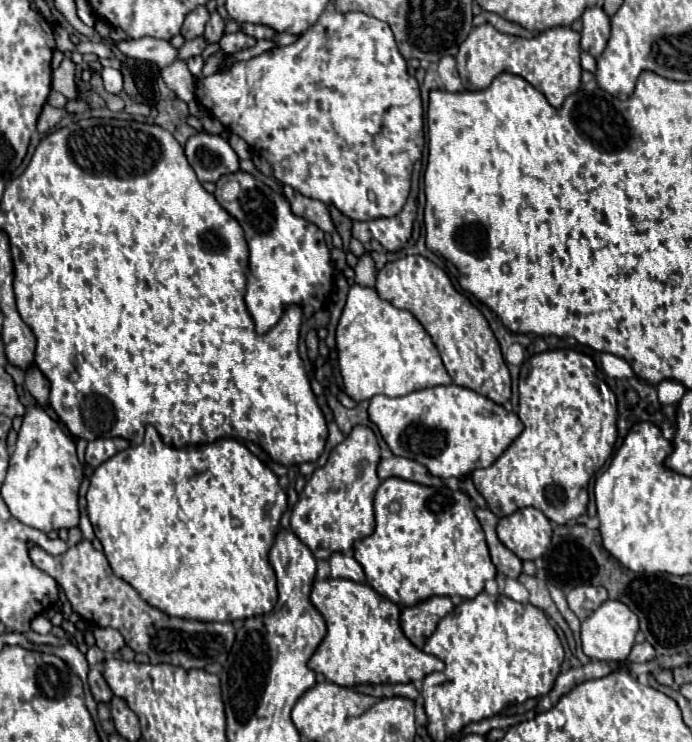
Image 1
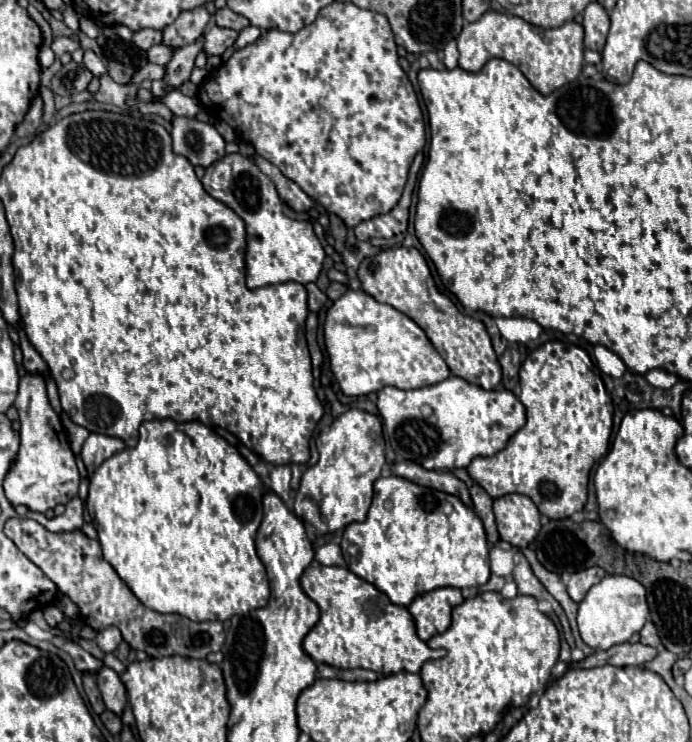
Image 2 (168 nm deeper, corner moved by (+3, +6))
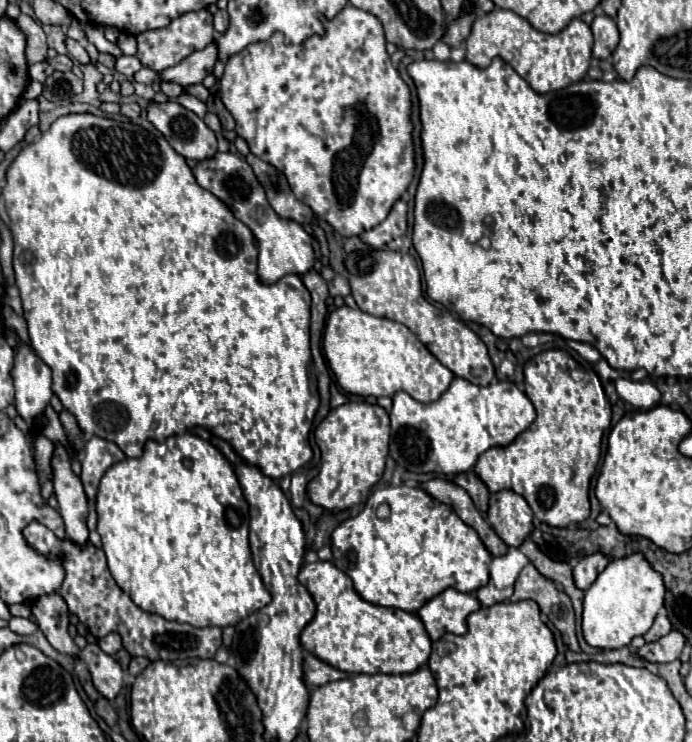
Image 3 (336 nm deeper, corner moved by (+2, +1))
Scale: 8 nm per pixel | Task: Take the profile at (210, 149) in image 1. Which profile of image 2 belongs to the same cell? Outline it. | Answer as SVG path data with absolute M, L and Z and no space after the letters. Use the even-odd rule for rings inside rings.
M193 117L171 119L173 153L187 157L193 165L209 167L225 155L225 139L209 123L197 121Z

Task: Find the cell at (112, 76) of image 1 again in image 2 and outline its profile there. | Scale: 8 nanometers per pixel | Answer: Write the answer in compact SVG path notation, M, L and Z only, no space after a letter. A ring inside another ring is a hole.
M85 51L85 55L83 55L83 65L95 75L95 77L101 77L103 73L107 73L107 69L105 69L105 65L101 63L101 59L93 53L93 51Z

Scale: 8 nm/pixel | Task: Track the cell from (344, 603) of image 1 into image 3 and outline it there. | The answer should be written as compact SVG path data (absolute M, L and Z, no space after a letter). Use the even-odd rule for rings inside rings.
M332 562L304 564L298 580L316 602L316 616L302 630L300 642L322 662L348 674L410 674L428 662L432 642L416 614L366 602Z

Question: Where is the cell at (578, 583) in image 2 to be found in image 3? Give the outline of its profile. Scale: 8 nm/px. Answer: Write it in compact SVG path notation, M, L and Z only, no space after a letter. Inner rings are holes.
M592 554L590 558L582 558L580 562L576 562L576 566L574 566L576 588L586 592L594 584L594 580L598 578L598 574L608 566L608 562L610 560L604 554Z

